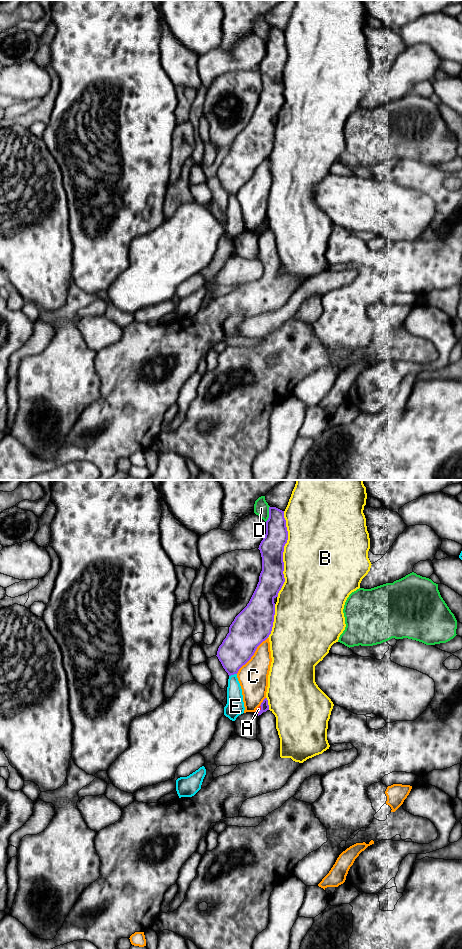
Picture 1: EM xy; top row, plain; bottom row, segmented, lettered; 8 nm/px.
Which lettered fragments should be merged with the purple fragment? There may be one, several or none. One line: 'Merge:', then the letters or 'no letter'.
Merge: no letter

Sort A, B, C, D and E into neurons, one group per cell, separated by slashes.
A / B / C / D / E

